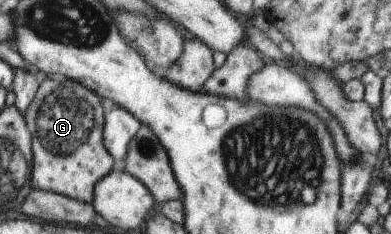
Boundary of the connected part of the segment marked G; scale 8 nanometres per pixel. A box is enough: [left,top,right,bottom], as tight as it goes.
[24,75,116,202]

